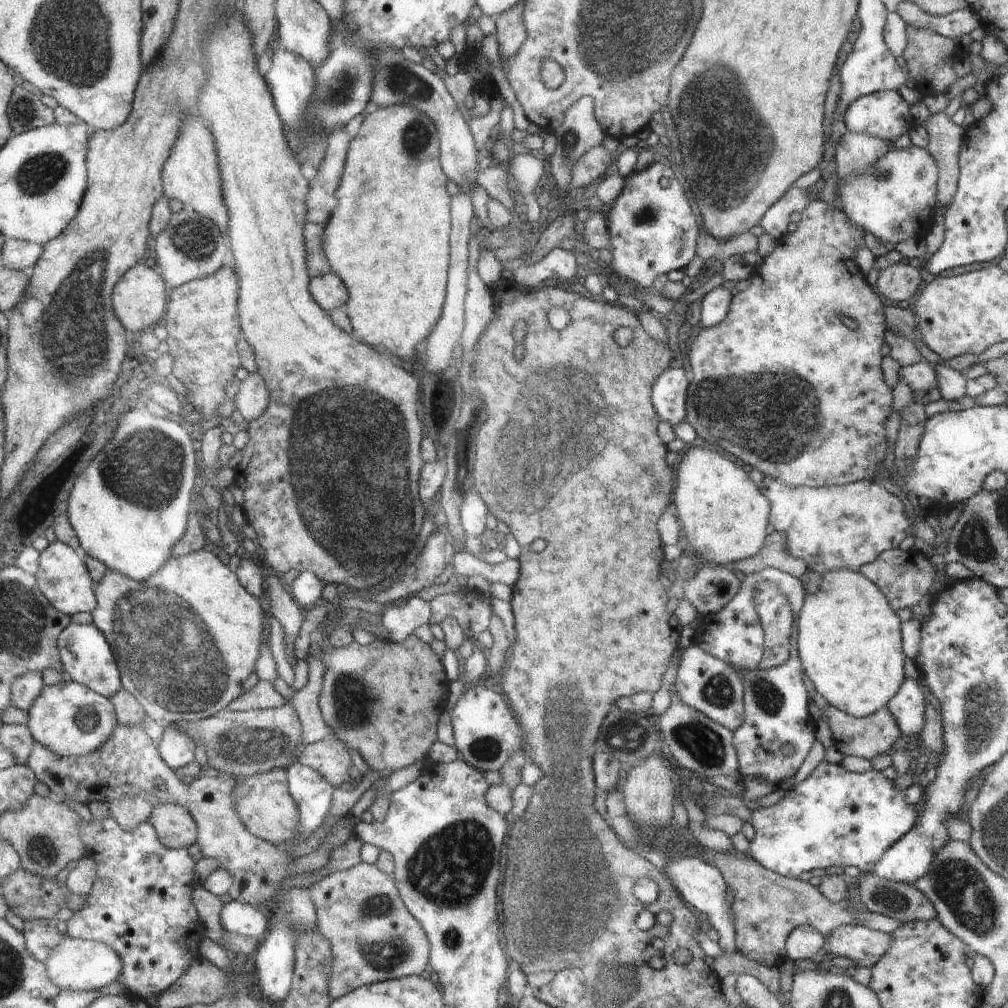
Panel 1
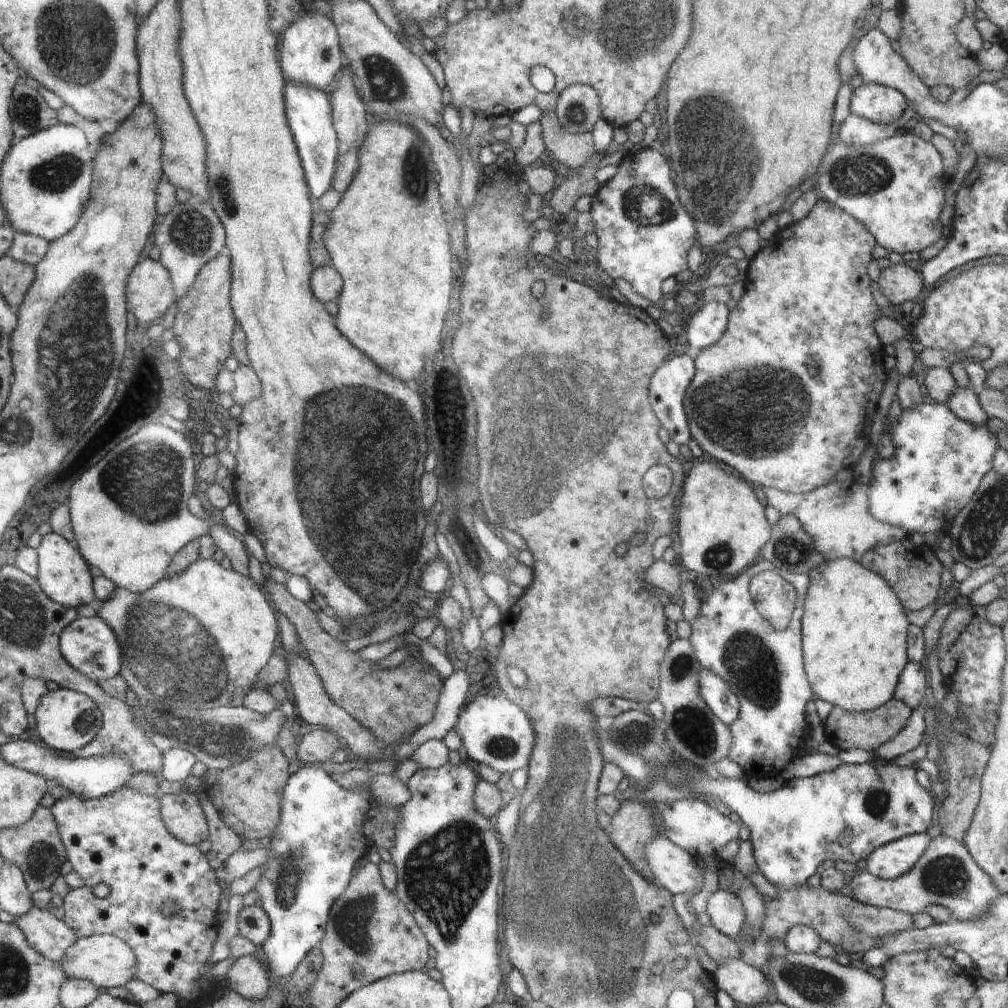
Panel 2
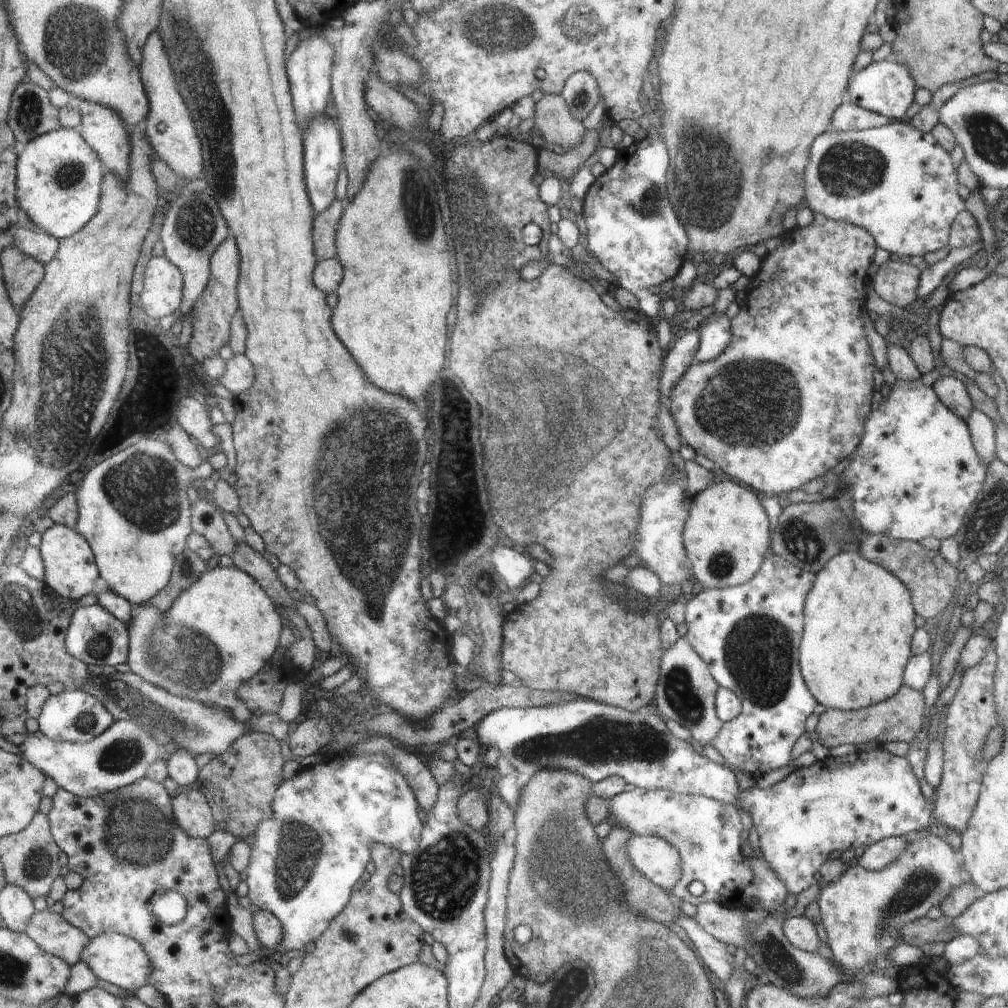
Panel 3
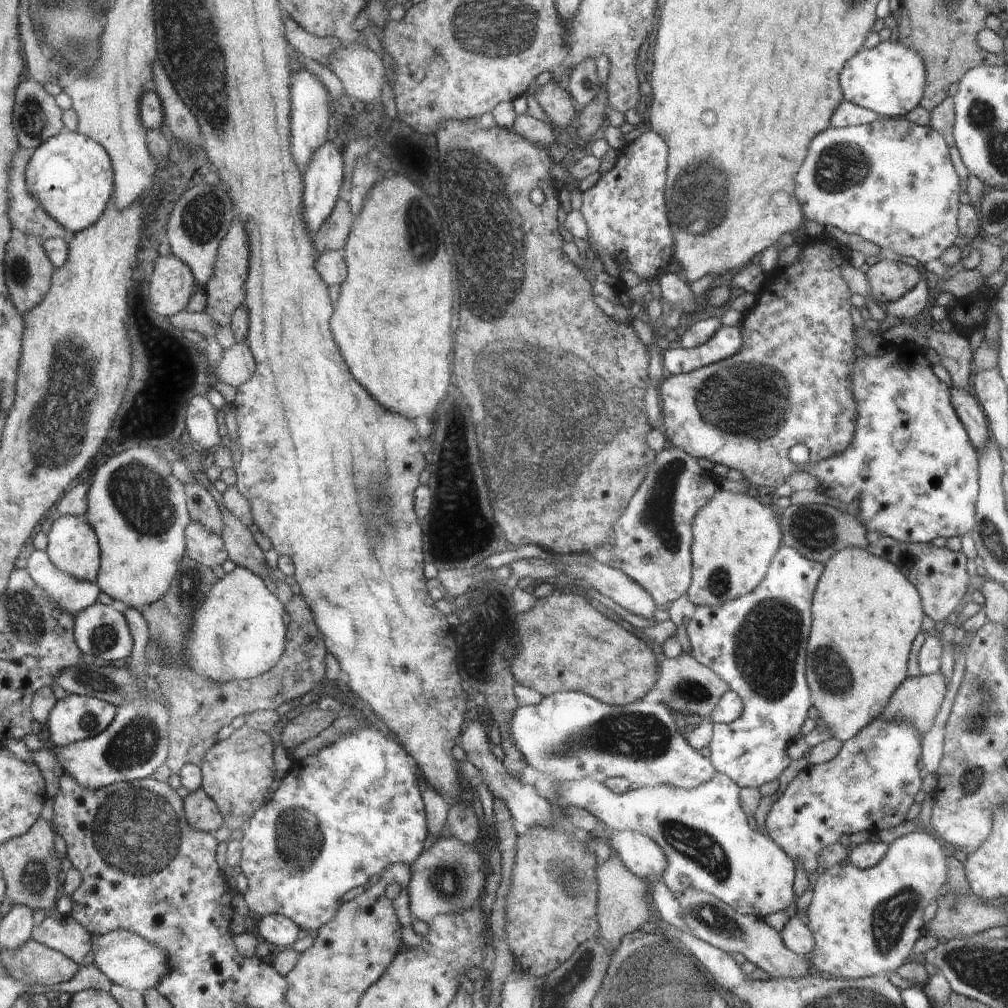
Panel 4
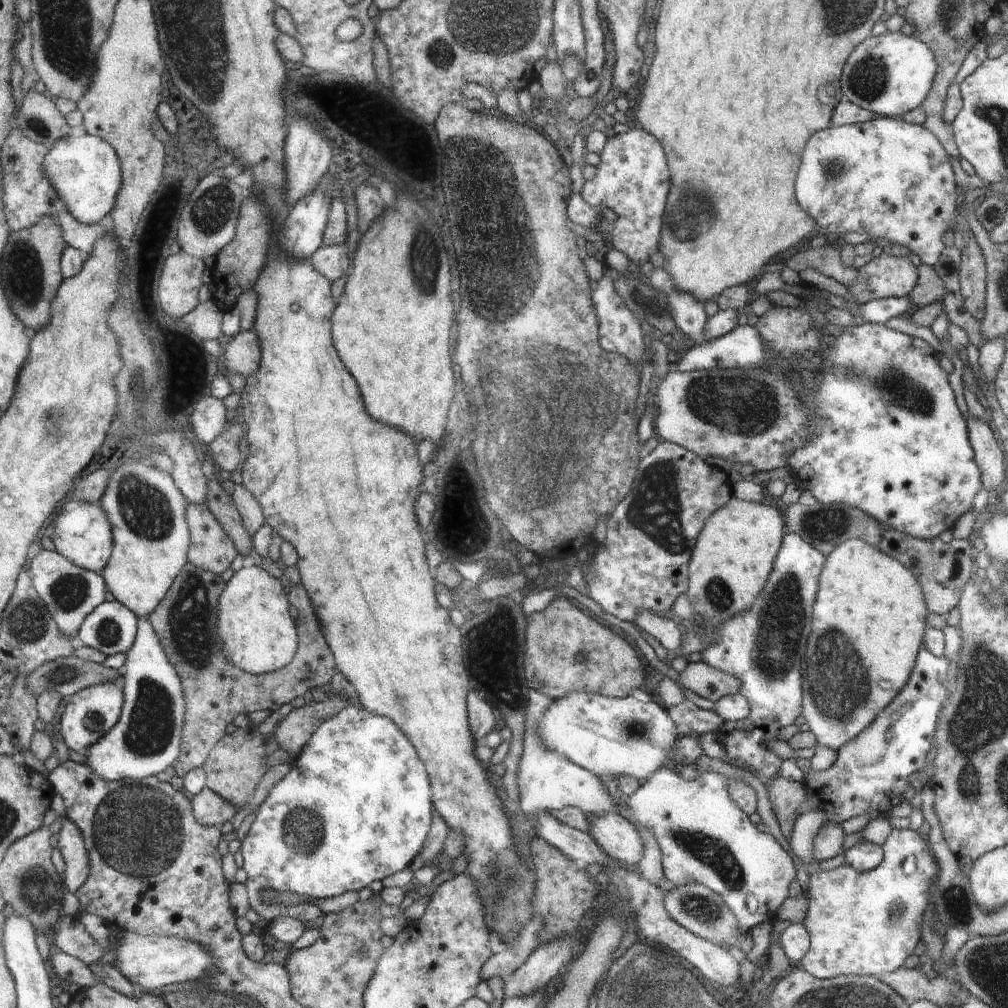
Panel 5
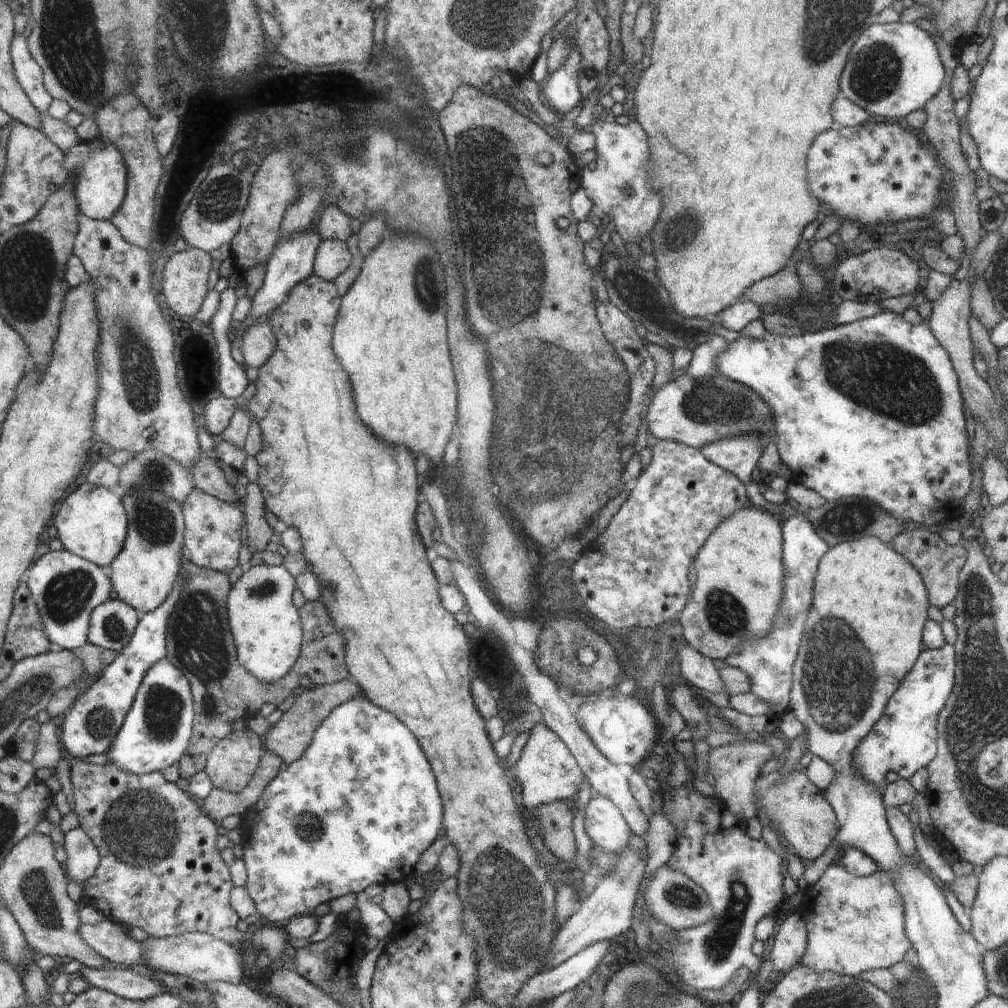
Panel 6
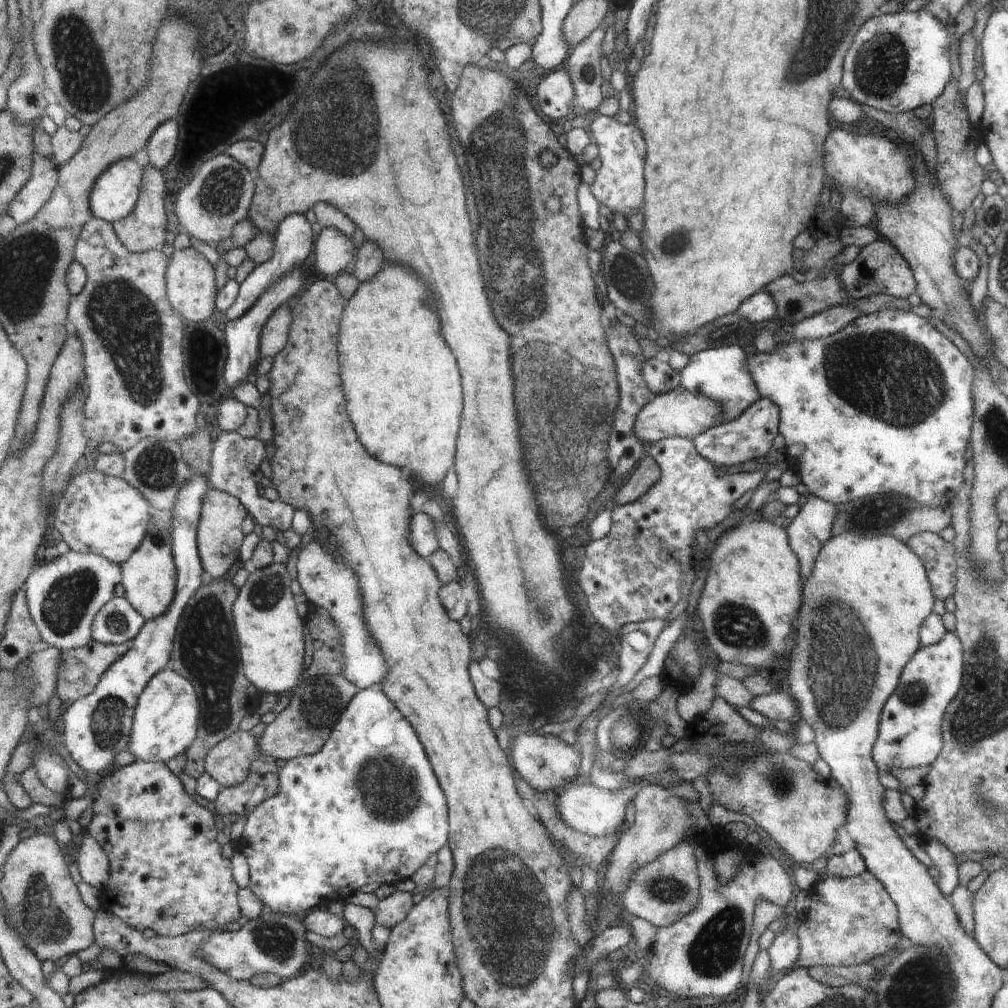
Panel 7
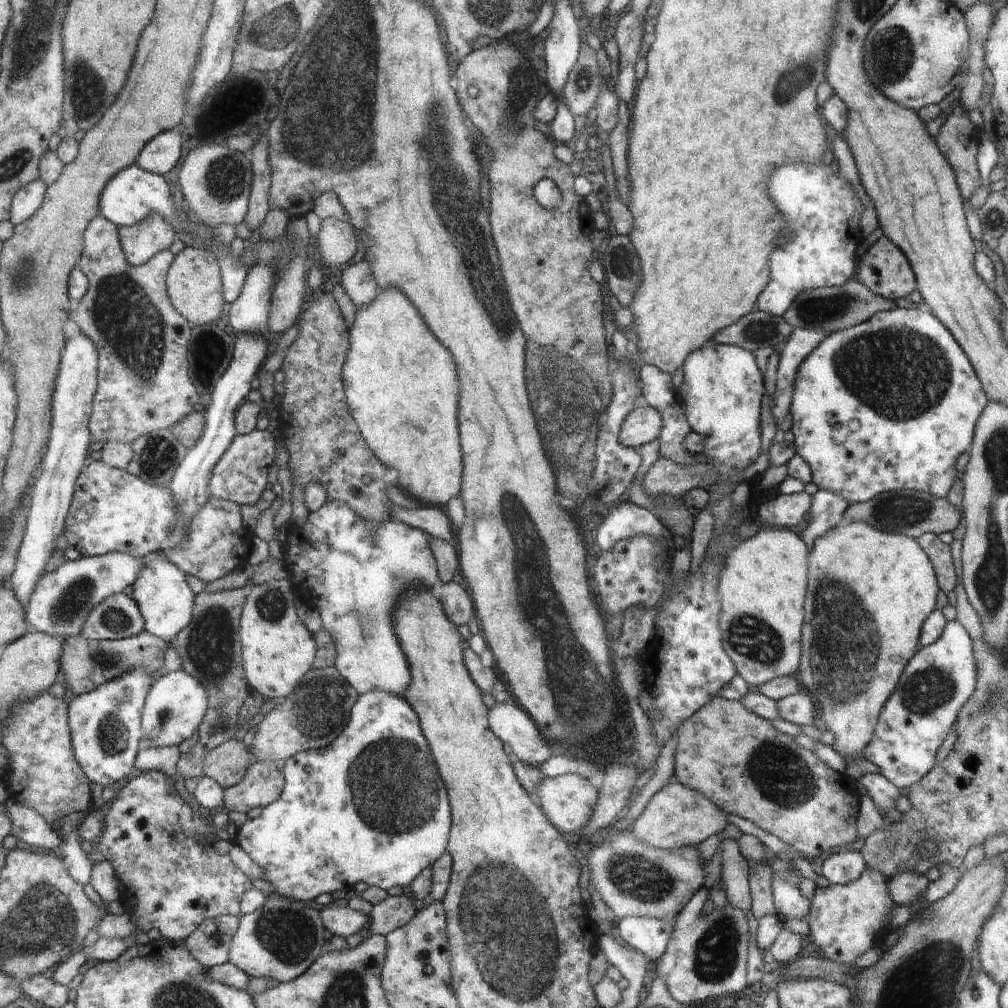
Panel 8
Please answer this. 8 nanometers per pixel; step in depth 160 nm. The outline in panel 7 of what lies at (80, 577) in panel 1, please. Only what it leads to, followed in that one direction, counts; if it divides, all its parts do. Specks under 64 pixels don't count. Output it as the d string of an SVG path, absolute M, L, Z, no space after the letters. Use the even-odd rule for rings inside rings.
M97 469L73 478L55 509L53 522L73 551L102 554L122 566L145 544L150 522L156 516L154 504L142 490L126 478Z

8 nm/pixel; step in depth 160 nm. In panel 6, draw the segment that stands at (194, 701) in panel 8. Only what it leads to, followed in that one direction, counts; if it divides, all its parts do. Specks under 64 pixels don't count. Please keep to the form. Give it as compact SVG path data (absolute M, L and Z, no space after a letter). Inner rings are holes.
M166 657L146 676L134 709L108 756L116 766L133 774L164 772L177 764L186 752L193 724L194 702L188 678Z

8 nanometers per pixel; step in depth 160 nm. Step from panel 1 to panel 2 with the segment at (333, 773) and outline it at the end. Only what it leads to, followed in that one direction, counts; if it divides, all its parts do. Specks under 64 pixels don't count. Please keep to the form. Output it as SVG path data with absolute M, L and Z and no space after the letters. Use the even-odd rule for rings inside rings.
M316 730L308 732L297 746L297 758L300 763L317 765L332 758L343 743L333 731Z

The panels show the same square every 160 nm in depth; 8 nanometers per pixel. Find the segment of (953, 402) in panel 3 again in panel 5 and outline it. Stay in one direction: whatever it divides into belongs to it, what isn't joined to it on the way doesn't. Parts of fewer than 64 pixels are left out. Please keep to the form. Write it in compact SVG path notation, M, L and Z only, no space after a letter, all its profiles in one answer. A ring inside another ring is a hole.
M968 416L970 444L976 452L976 464L980 468L980 482L991 493L1001 491L1007 484L1003 450L991 423L976 416Z

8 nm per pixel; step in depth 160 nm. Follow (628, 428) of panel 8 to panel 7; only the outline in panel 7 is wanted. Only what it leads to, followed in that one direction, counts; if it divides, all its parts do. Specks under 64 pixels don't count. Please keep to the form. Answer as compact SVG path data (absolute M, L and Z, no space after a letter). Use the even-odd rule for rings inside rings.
M681 385L673 386L668 392L657 395L640 410L634 422L634 436L643 443L651 444L676 436L693 440L698 437L698 434L705 433L706 430L717 425L718 421L721 422L721 415L722 406L714 400L693 394Z

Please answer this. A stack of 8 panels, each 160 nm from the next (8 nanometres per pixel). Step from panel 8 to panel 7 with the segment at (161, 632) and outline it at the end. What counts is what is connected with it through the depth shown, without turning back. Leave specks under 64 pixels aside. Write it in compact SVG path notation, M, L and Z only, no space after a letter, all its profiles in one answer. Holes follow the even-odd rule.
M154 516L145 544L128 563L123 565L123 586L127 592L125 598L133 603L148 622L166 616L177 598L177 568L173 560L172 533L170 518L162 520Z

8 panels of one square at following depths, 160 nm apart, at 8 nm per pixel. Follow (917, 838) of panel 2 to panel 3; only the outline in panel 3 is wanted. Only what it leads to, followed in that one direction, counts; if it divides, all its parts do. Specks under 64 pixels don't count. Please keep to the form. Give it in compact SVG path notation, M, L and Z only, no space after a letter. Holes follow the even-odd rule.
M886 837L874 845L865 848L862 856L855 860L866 872L883 871L892 866L901 857L904 849L908 849L908 841L904 837Z

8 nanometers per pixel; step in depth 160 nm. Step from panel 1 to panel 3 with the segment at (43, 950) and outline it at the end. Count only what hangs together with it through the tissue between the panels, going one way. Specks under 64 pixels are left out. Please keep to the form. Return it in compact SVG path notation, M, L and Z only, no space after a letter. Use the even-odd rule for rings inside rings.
M50 907L32 917L26 932L46 951L66 959L70 966L82 961L83 950L91 941L81 928Z

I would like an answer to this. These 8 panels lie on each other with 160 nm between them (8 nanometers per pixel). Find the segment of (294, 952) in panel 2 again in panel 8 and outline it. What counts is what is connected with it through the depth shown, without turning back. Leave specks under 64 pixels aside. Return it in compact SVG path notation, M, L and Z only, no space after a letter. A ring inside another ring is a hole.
M381 690L358 694L342 736L327 747L301 751L286 760L285 792L276 802L262 809L260 816L247 820L233 834L233 842L264 871L263 879L273 886L272 894L310 902L320 894L328 899L332 892L340 892L343 887L352 889L358 882L382 890L390 890L392 886L404 888L447 851L446 840L450 832L448 792L434 768L430 748L420 732L414 710L406 699L400 698Z

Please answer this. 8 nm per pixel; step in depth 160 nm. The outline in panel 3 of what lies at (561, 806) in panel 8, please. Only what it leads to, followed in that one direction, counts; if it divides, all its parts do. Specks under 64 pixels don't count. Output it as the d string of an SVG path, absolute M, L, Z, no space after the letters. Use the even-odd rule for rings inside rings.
M634 835L629 840L629 859L650 882L667 891L681 880L681 855L667 840L652 835Z

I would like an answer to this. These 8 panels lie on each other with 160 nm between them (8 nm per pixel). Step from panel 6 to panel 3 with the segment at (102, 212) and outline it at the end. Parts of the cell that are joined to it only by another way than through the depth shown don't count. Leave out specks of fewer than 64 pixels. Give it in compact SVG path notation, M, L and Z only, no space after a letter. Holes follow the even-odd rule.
M68 127L32 139L18 165L18 200L40 230L60 240L73 237L97 216L108 170L81 131Z

